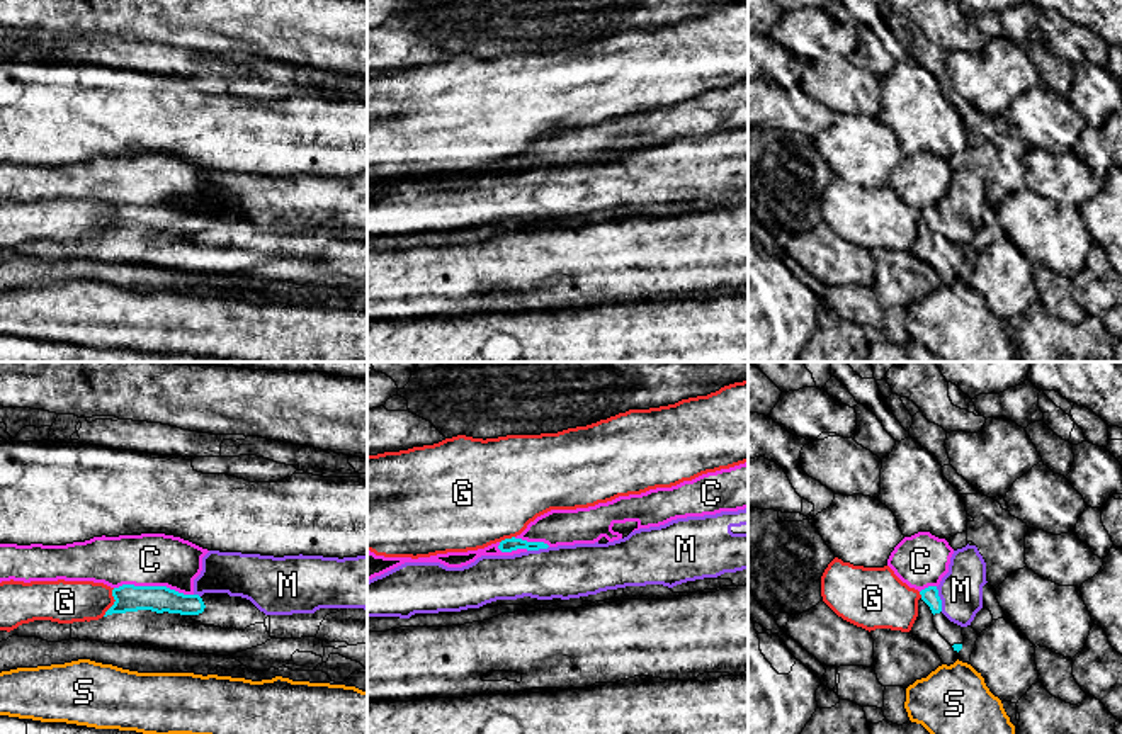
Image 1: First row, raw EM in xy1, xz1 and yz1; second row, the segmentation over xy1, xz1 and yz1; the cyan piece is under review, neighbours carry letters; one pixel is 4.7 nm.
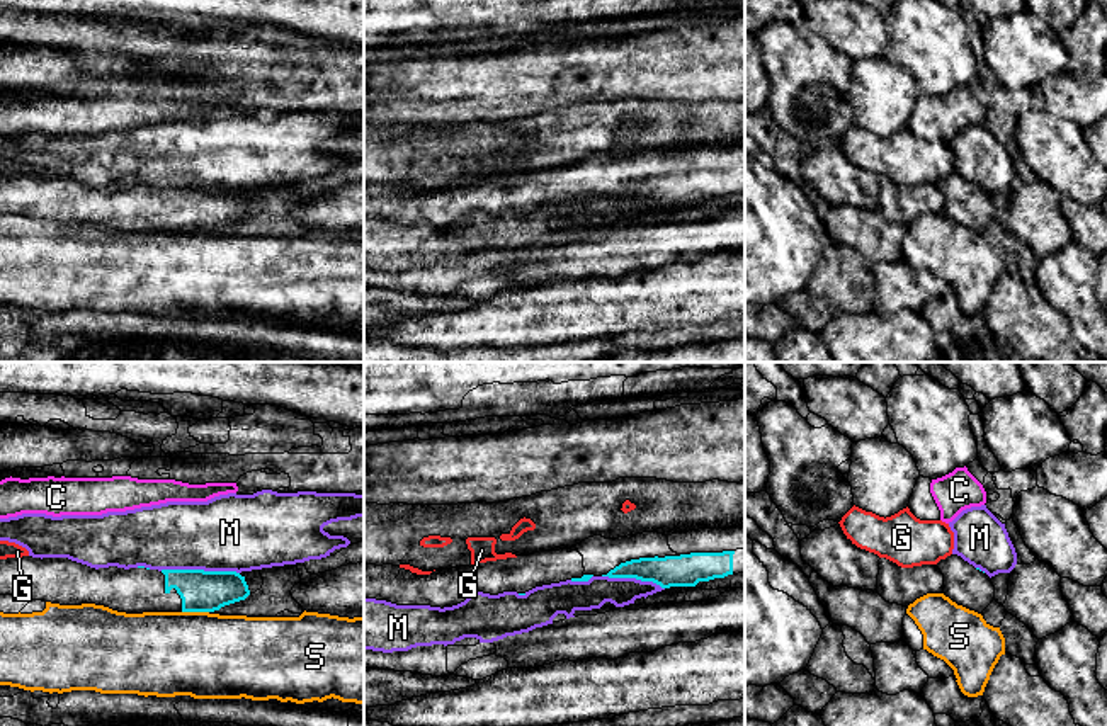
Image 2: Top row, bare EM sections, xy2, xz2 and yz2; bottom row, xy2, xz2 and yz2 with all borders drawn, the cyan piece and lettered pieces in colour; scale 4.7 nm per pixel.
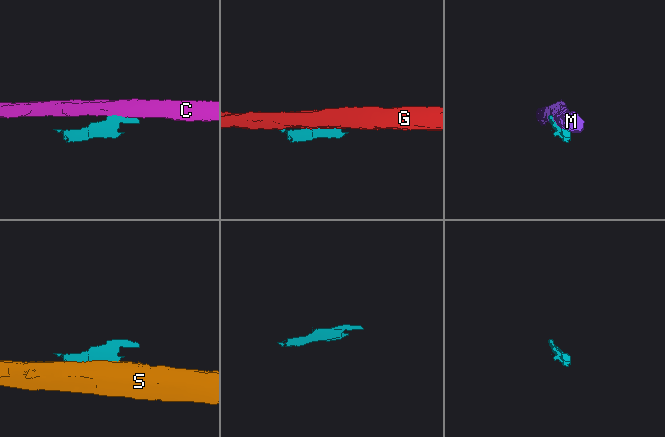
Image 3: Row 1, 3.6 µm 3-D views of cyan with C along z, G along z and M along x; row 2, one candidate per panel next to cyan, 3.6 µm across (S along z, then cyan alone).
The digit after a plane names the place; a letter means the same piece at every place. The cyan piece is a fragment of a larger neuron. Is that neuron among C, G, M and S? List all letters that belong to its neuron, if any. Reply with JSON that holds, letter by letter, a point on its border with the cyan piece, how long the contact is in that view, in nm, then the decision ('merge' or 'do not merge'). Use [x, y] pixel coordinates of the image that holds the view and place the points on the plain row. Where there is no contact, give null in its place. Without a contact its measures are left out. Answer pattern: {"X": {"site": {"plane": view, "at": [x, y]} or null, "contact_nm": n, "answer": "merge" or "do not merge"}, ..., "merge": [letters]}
{"C": {"site": {"plane": "xy1", "at": [153, 206]}, "contact_nm": 380, "answer": "do not merge"}, "G": {"site": {"plane": "xy1", "at": [114, 221]}, "contact_nm": 150, "answer": "do not merge"}, "M": {"site": {"plane": "xy2", "at": [199, 189]}, "contact_nm": 380, "answer": "do not merge"}, "S": {"site": {"plane": "xy2", "at": [196, 230]}, "contact_nm": 130, "answer": "do not merge"}, "merge": []}

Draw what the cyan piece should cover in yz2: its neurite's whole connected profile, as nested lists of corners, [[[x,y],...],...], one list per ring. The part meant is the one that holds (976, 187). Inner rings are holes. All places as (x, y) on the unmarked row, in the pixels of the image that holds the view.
[[[951,173],[935,184],[944,194],[944,214],[957,224],[983,233],[995,219],[991,197],[957,173]]]

